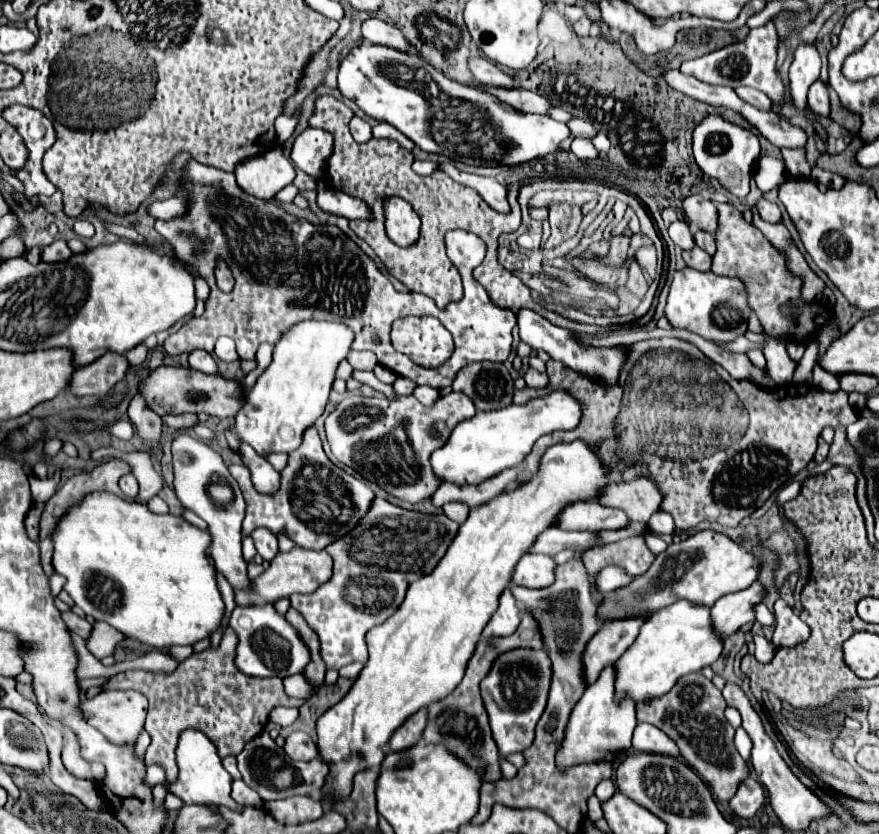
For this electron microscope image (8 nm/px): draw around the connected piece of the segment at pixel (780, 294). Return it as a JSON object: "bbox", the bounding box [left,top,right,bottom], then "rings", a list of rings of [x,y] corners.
{"bbox":[711,204,840,354],"rings":[[[717,204],[717,210],[719,210],[719,228],[715,232],[717,252],[713,256],[711,270],[719,276],[737,276],[749,286],[749,304],[753,306],[753,310],[755,310],[757,318],[761,320],[767,334],[785,336],[789,340],[799,340],[799,342],[805,342],[811,336],[819,336],[819,340],[821,340],[819,354],[821,354],[821,350],[825,350],[825,346],[829,346],[831,338],[840,336],[839,319],[835,311],[826,308],[829,315],[824,315],[825,308],[822,308],[822,316],[817,316],[821,312],[819,304],[799,304],[799,312],[795,316],[791,316],[791,318],[781,316],[779,308],[783,302],[799,300],[801,278],[791,274],[791,270],[787,268],[785,254],[781,250],[777,250],[753,222],[745,222],[743,214],[735,206]]]}

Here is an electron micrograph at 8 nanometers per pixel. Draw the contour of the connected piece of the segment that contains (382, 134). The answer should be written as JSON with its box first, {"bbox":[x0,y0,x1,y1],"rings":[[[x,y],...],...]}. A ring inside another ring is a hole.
{"bbox":[373,122,415,150],"rings":[[[379,122],[377,126],[373,126],[373,136],[375,138],[391,138],[391,140],[399,142],[405,150],[413,150],[413,146],[415,146],[405,134],[397,132],[397,128],[393,128],[391,124],[385,124],[385,122]]]}

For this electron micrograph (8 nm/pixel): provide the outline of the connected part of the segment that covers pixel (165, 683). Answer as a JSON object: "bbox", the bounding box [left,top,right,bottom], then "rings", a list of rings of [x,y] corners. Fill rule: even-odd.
{"bbox":[101,628,305,780],"rings":[[[227,628],[219,648],[209,648],[197,652],[183,660],[179,668],[171,674],[127,670],[109,678],[101,690],[137,690],[149,700],[149,714],[145,730],[151,736],[151,744],[145,754],[147,766],[161,766],[167,780],[177,778],[175,746],[177,736],[185,728],[197,728],[217,746],[219,756],[239,754],[243,746],[253,740],[267,724],[269,712],[277,706],[303,706],[305,700],[291,698],[283,690],[281,678],[253,678],[241,674],[233,664],[237,638],[233,630]]]}

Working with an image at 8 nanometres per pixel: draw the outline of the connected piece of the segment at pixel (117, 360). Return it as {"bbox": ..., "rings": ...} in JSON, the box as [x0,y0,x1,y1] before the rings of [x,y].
{"bbox":[67,354,129,396],"rings":[[[105,354],[71,374],[67,392],[73,396],[105,396],[129,368],[123,354]]]}

